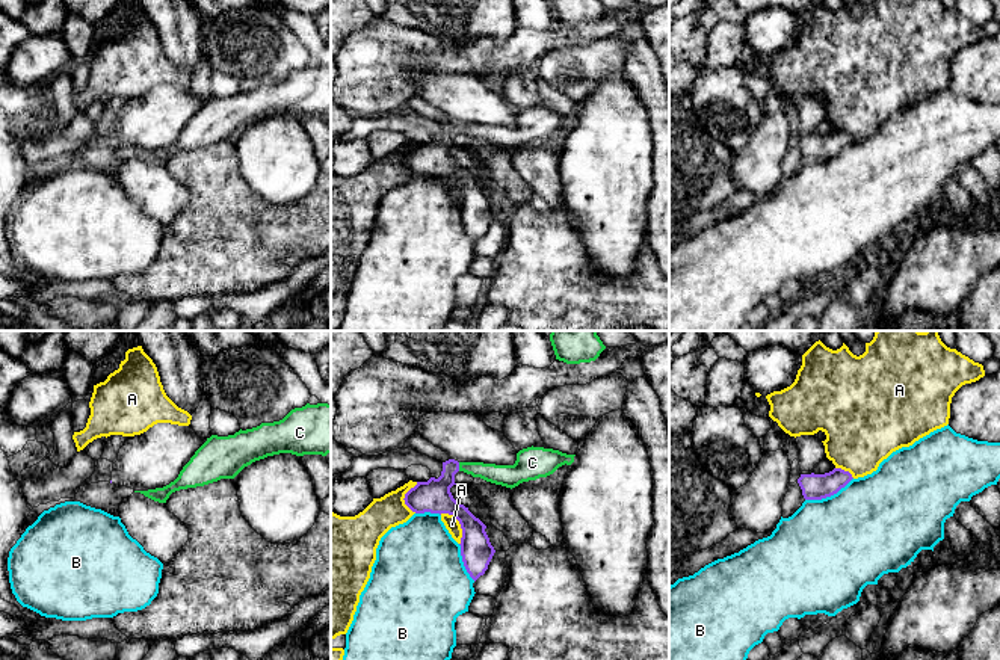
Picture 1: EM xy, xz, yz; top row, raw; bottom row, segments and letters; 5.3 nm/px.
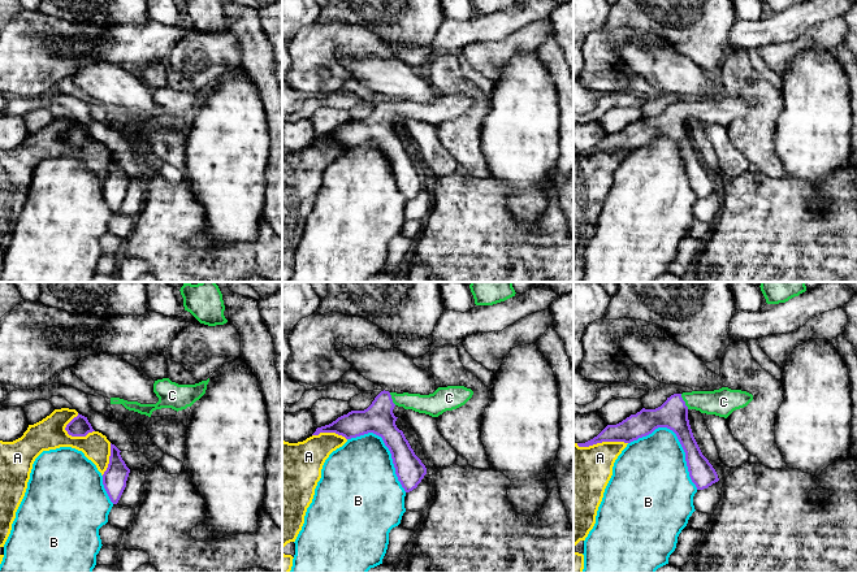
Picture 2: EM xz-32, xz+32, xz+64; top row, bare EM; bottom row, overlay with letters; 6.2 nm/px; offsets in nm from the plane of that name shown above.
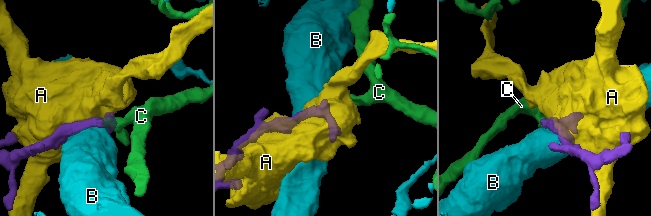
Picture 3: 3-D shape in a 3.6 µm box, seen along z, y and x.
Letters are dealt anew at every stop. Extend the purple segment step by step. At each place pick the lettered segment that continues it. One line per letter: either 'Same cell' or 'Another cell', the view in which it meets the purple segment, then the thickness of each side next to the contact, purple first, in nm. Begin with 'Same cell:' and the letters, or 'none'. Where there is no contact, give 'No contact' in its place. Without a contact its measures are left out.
Same cell: C
A: Another cell. Touches purple in xz. Thickness 180 nm (purple) against 80 nm
B: Another cell. Touches purple in yz. Thickness 140 nm (purple) against 500 nm
C: Same cell. Touches purple in xz. Thickness 180 nm (purple) against 110 nm

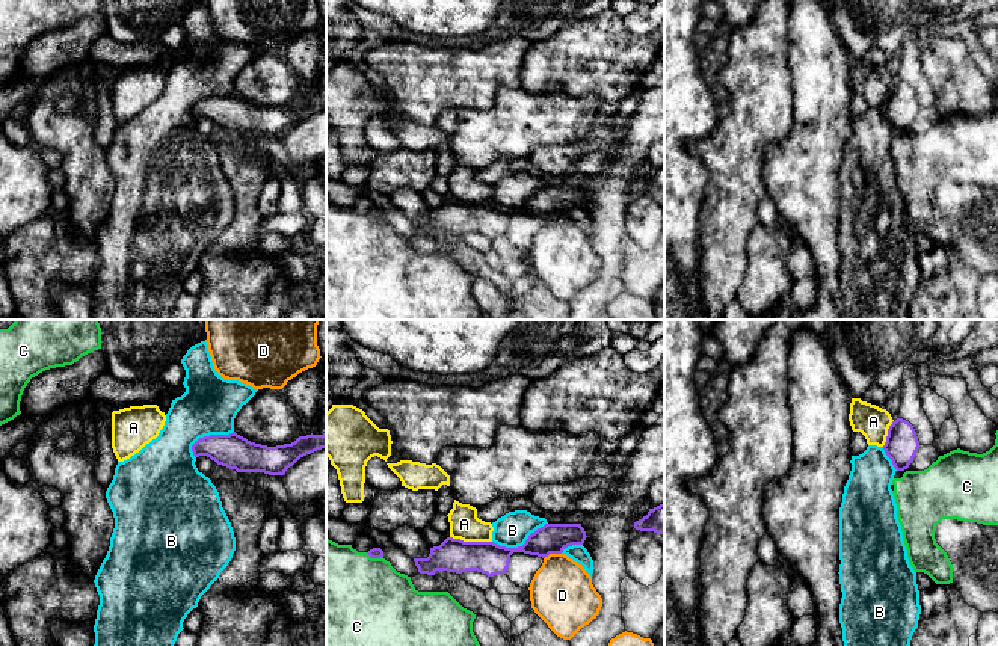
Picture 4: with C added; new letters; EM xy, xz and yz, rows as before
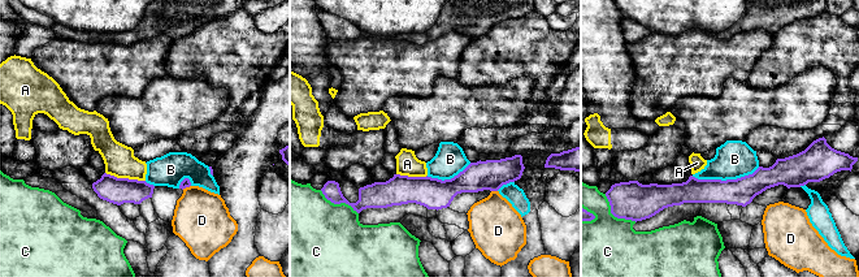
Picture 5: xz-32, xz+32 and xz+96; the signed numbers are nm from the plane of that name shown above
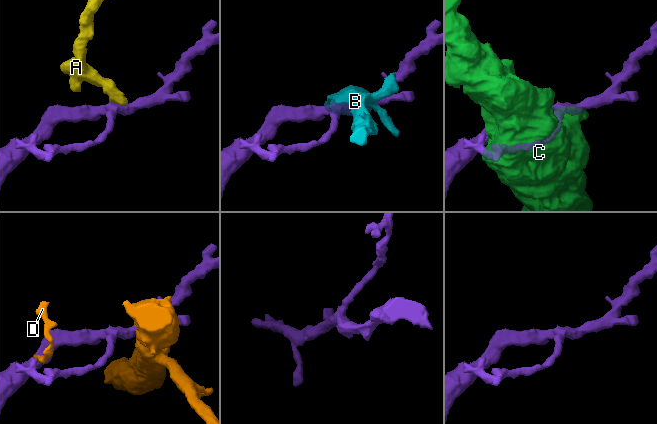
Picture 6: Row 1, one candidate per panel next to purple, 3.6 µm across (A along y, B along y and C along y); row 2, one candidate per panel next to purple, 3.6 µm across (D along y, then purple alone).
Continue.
Same cell: none
A: Another cell. Touches purple in xz. Thickness 180 nm (purple) against 160 nm
B: Another cell. Touches purple in xz. Thickness 170 nm (purple) against 180 nm
C: Another cell. Touches purple in xz. Thickness 60 nm (purple) against 480 nm
D: Another cell. Touches purple in xz. Thickness 160 nm (purple) against 340 nm

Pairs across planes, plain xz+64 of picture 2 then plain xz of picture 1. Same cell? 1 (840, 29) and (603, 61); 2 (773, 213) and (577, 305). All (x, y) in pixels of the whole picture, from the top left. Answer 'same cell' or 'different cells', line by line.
1: same cell
2: same cell

